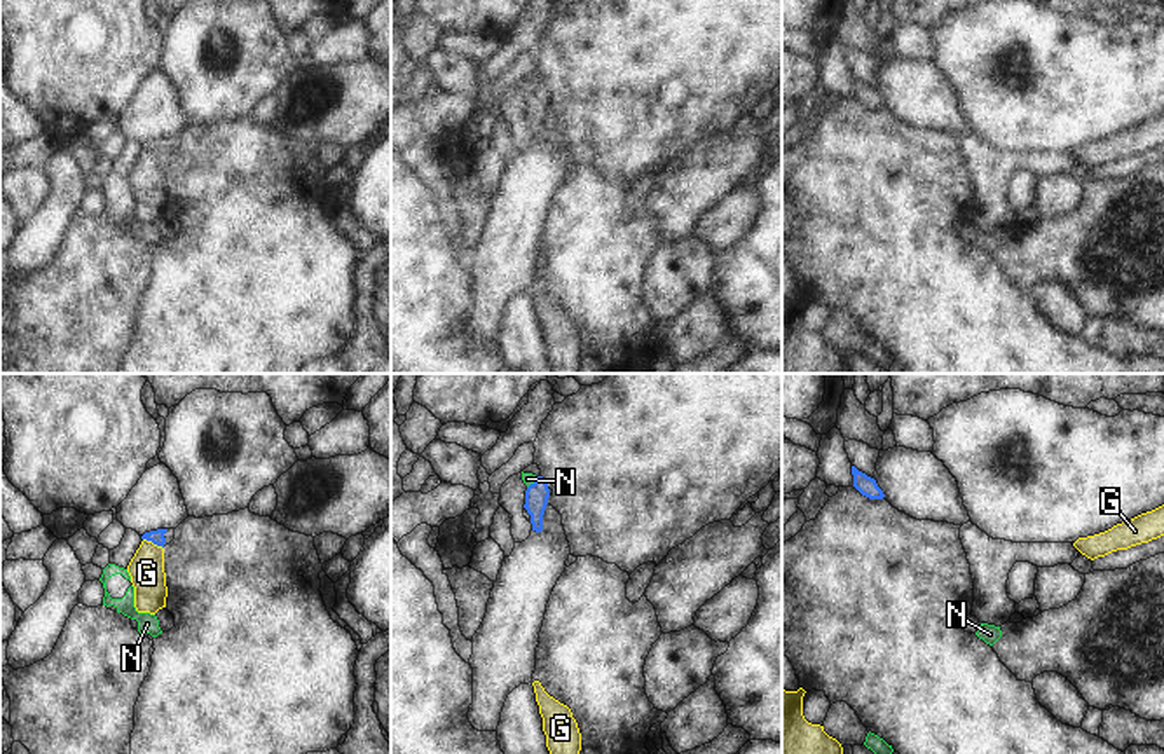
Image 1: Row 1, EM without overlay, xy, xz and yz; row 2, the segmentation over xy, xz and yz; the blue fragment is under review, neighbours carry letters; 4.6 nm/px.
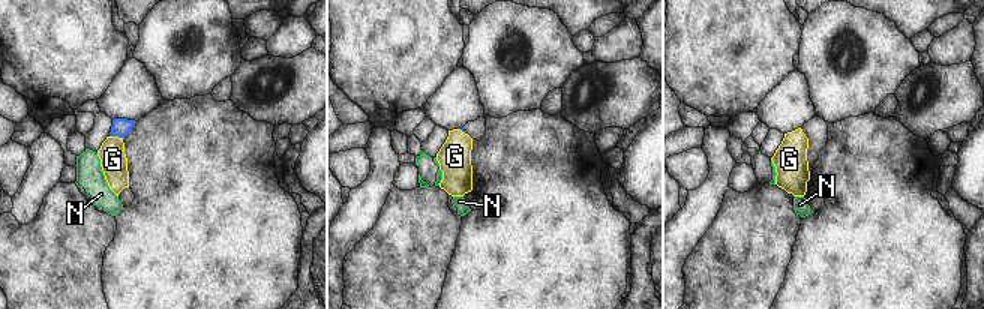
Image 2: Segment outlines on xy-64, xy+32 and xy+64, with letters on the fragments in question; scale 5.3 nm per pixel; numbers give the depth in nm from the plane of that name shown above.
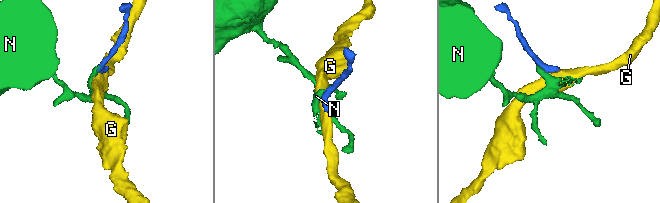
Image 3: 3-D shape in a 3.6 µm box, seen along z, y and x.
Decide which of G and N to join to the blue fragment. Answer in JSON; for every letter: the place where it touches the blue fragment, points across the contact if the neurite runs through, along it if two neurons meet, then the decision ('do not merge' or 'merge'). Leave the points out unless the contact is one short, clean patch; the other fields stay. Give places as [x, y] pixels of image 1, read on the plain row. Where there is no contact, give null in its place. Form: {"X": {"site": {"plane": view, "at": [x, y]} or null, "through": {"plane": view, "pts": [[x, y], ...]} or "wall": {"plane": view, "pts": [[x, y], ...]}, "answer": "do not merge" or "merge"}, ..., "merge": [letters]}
{"G": {"site": {"plane": "xy", "at": [154, 152]}, "wall": {"plane": "xy", "pts": [[143, 147], [163, 157]]}, "answer": "do not merge"}, "N": {"site": {"plane": "xz", "at": [534, 91]}, "wall": {"plane": "xz", "pts": [[538, 86], [527, 96]]}, "answer": "do not merge"}, "merge": []}

